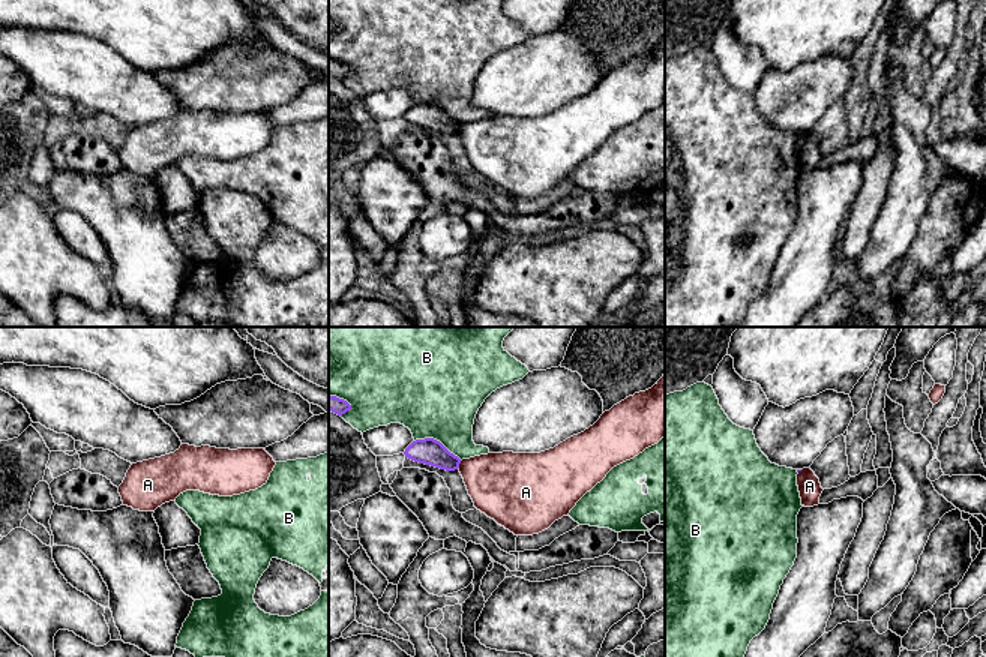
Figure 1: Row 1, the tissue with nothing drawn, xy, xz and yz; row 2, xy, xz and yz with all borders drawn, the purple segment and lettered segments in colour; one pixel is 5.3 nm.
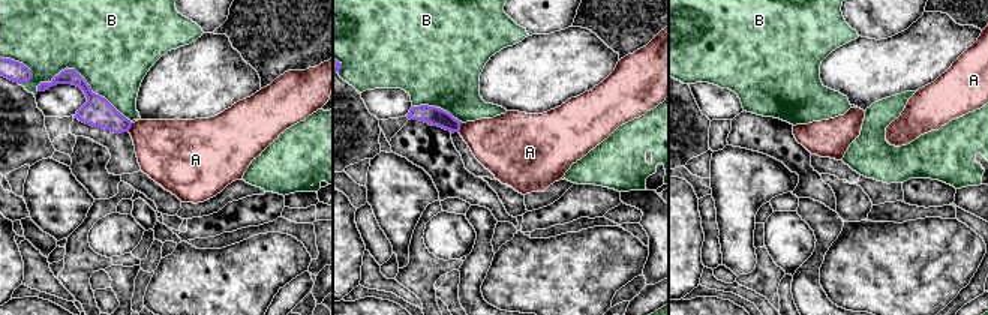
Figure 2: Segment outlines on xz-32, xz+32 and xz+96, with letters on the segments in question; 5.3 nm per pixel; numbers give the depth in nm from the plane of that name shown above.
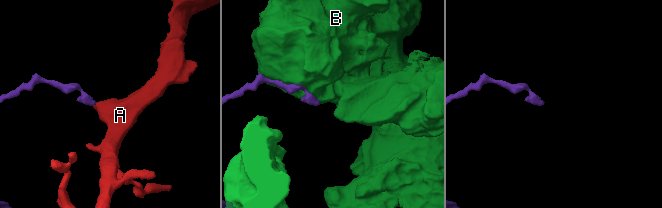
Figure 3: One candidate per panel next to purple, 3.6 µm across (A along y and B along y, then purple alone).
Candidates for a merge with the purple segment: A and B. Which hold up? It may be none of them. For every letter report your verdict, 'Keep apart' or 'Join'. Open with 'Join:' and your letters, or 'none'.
Join: none
A: Keep apart
B: Keep apart

